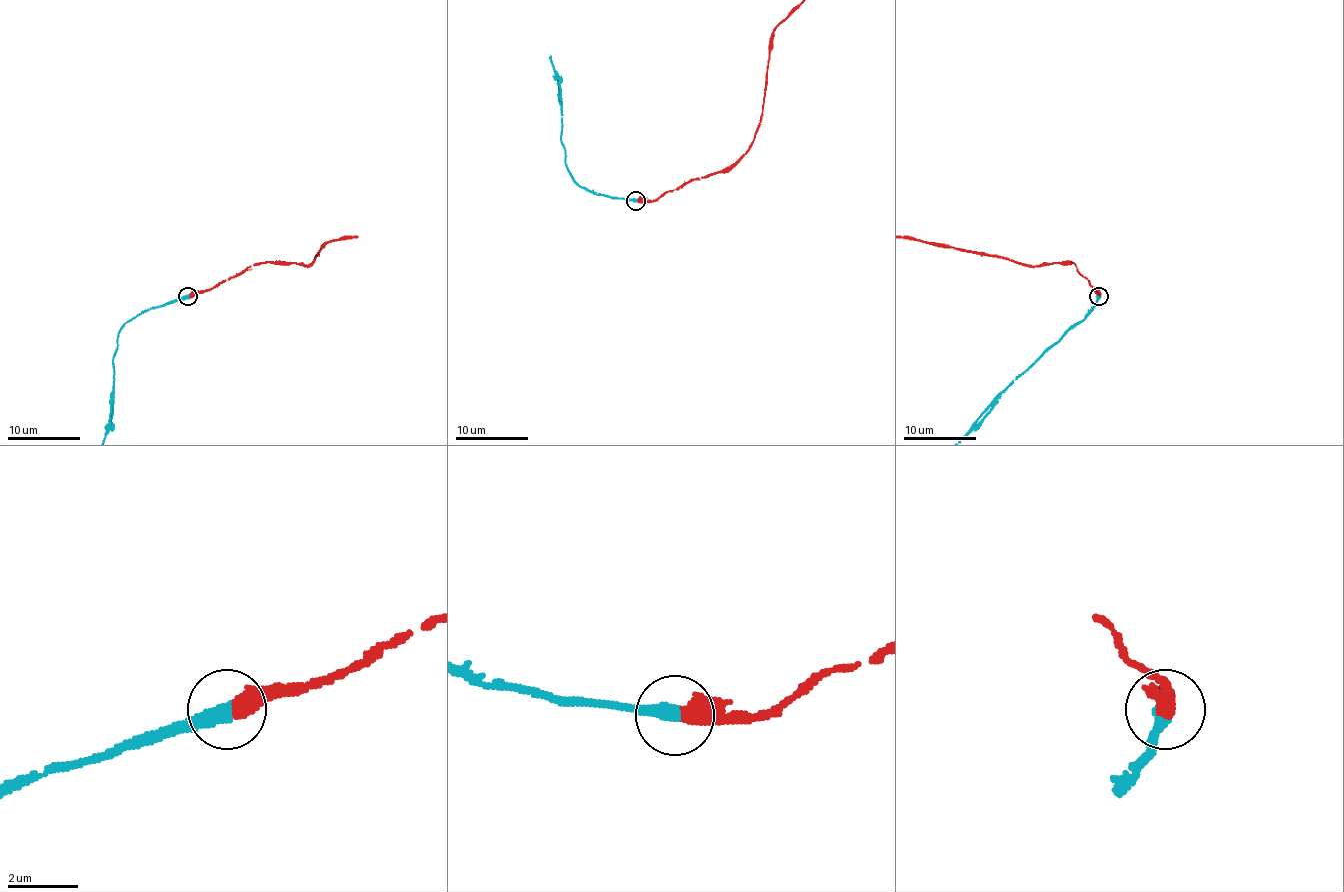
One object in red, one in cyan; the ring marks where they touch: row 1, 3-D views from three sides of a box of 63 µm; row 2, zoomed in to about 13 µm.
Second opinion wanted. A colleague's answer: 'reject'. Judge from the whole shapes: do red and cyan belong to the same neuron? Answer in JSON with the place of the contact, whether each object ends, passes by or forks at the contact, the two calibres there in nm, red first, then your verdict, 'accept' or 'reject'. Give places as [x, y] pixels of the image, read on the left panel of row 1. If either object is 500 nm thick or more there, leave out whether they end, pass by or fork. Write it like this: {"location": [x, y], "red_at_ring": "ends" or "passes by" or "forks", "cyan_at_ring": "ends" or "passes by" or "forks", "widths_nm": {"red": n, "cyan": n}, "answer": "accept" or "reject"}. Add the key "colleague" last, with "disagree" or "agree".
{"location": [188, 296], "red_at_ring": "ends", "cyan_at_ring": "ends", "widths_nm": {"red": 440, "cyan": 400}, "answer": "accept", "colleague": "disagree"}

